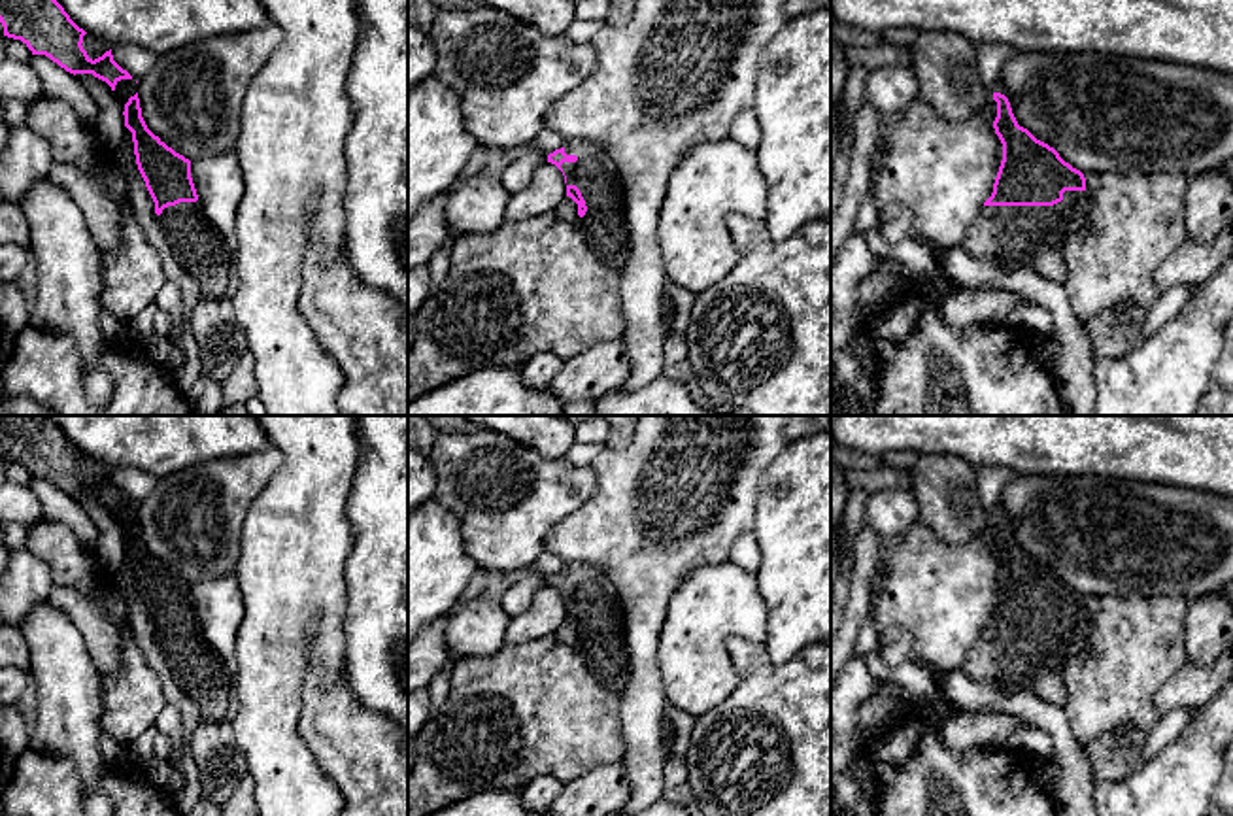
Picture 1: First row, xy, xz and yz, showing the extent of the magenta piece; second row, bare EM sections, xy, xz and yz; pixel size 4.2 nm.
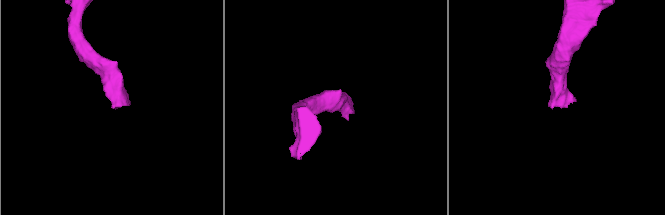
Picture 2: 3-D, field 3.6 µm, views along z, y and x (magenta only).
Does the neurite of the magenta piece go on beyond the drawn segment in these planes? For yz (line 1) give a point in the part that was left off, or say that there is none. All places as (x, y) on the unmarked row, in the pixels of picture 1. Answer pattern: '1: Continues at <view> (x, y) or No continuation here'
1: Continues at yz (1011, 658)

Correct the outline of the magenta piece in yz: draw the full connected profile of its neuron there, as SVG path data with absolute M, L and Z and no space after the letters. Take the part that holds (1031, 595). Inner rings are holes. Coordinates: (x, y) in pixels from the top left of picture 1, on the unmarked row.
M993 516L993 523L997 525L993 552L1003 567L1003 584L993 616L969 650L961 671L976 682L995 682L1008 691L1029 691L1042 667L1052 665L1061 671L1065 659L1084 646L1088 637L1086 601L1054 570L1018 548L1005 518Z

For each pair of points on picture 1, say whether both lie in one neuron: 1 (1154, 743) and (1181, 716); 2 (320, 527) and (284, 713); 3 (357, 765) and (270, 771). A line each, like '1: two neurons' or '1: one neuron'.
1: one neuron
2: one neuron
3: two neurons

